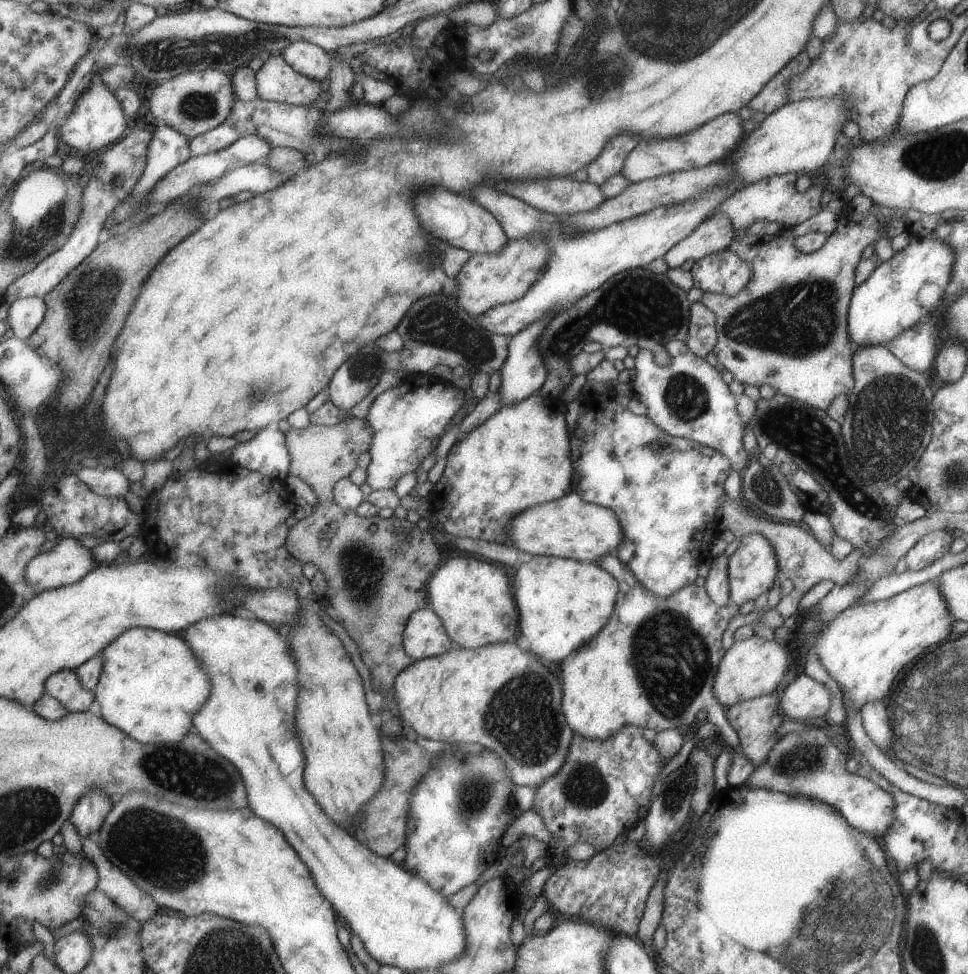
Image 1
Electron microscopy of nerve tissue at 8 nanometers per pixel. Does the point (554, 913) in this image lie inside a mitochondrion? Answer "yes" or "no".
no

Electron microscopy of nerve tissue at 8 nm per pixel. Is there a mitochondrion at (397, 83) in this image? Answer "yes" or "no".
no

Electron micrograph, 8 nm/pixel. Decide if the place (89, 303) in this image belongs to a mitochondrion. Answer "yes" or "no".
yes

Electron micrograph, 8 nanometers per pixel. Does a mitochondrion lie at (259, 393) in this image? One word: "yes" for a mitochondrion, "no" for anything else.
yes

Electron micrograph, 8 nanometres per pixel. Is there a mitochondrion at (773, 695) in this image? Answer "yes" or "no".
no

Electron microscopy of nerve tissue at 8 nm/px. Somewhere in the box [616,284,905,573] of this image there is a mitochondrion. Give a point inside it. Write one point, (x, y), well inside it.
(800, 432)

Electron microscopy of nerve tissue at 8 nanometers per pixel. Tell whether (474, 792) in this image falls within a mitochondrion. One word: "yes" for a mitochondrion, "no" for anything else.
yes

